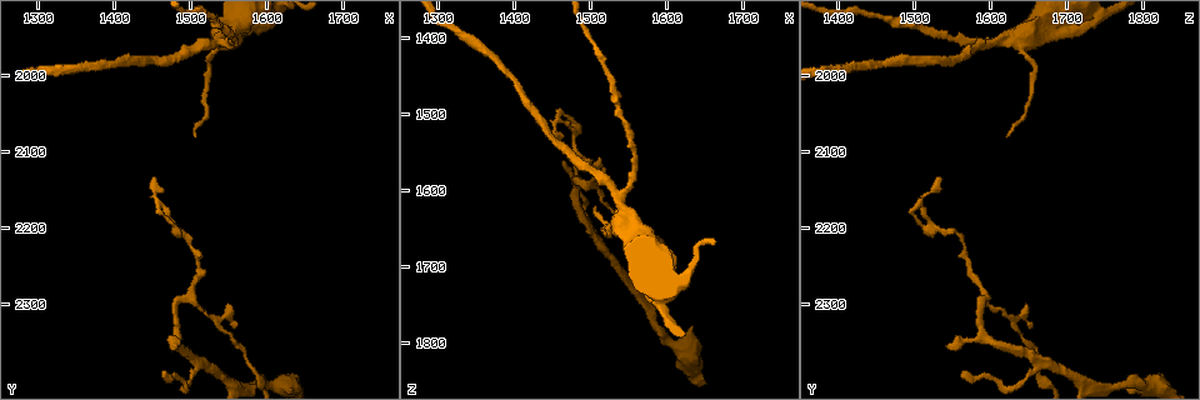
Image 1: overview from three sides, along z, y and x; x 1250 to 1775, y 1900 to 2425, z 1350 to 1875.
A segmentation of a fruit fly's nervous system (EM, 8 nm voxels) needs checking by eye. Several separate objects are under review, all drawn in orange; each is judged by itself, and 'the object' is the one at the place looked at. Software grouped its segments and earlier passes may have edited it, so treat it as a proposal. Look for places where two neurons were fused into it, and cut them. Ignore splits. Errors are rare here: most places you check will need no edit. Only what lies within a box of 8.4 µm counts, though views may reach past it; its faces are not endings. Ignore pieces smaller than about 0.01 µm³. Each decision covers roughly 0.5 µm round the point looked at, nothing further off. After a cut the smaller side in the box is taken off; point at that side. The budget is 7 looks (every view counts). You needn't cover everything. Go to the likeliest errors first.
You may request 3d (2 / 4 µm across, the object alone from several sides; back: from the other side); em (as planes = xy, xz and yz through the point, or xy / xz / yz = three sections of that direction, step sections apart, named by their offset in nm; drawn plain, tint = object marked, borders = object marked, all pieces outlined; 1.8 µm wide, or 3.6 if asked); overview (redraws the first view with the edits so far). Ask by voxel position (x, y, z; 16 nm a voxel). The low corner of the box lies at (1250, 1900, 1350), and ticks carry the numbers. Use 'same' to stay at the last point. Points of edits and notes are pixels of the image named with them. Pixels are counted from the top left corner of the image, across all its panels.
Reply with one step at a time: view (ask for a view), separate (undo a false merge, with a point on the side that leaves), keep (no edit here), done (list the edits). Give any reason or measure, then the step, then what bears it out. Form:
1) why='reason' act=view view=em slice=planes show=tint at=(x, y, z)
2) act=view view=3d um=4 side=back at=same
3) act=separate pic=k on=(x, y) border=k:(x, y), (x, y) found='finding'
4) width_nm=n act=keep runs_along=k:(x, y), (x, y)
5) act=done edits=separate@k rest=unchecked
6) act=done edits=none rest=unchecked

why='four arms meet' act=view view=3d um=4 side=back at=(1545, 1950, 1640)

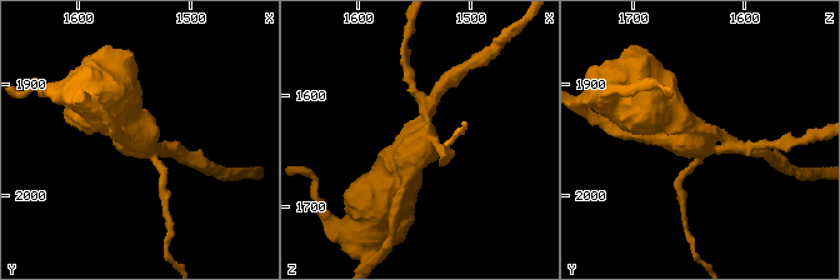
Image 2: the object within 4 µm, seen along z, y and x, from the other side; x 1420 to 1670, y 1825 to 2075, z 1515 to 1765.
arms=4 act=view view=em slice=xz step=16 show=tint at=(1544, 1946, 1640)

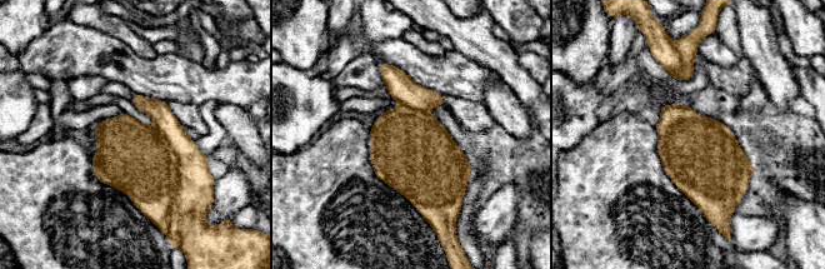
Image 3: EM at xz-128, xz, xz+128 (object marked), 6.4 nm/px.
why='another direction' act=view view=em slice=planes show=tint at=same

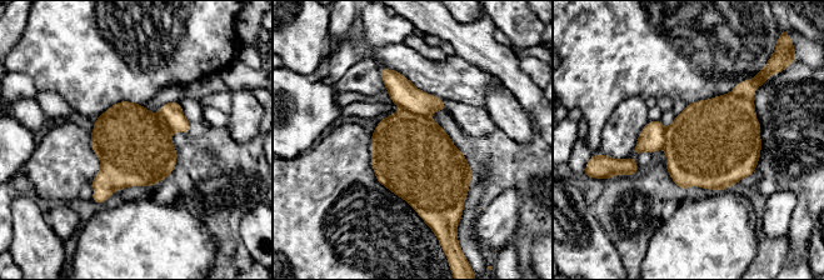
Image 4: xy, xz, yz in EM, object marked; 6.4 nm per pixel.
act=separate pic=4 on=(412, 151) border=4:(400, 108), (429, 118) found='a second neuron is stuck on'

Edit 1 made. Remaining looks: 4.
why='arms part here' act=view view=em slice=planes show=tint at=(1515, 2375, 1670)

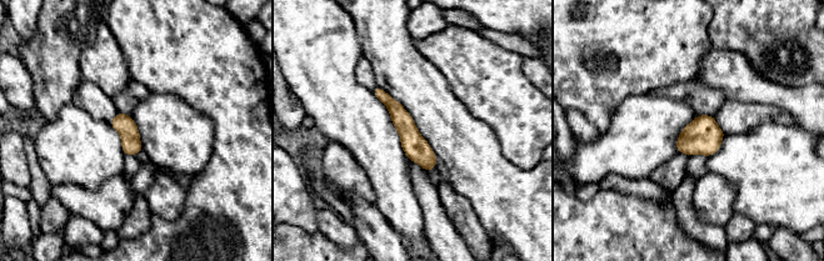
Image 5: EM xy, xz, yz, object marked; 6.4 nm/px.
act=keep runs_along=5:(376, 91), (396, 110), (429, 166) found='all the same neuron'

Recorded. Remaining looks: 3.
act=done edits=separate@4 rest=unchecked

